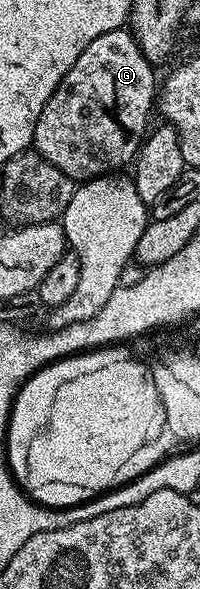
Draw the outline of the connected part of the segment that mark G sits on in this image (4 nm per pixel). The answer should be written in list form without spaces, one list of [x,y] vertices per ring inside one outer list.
[[[130,29],[97,36],[41,108],[34,149],[79,184],[130,167],[149,133],[147,117],[157,102],[157,78],[155,82],[151,70],[152,62],[143,55]]]

